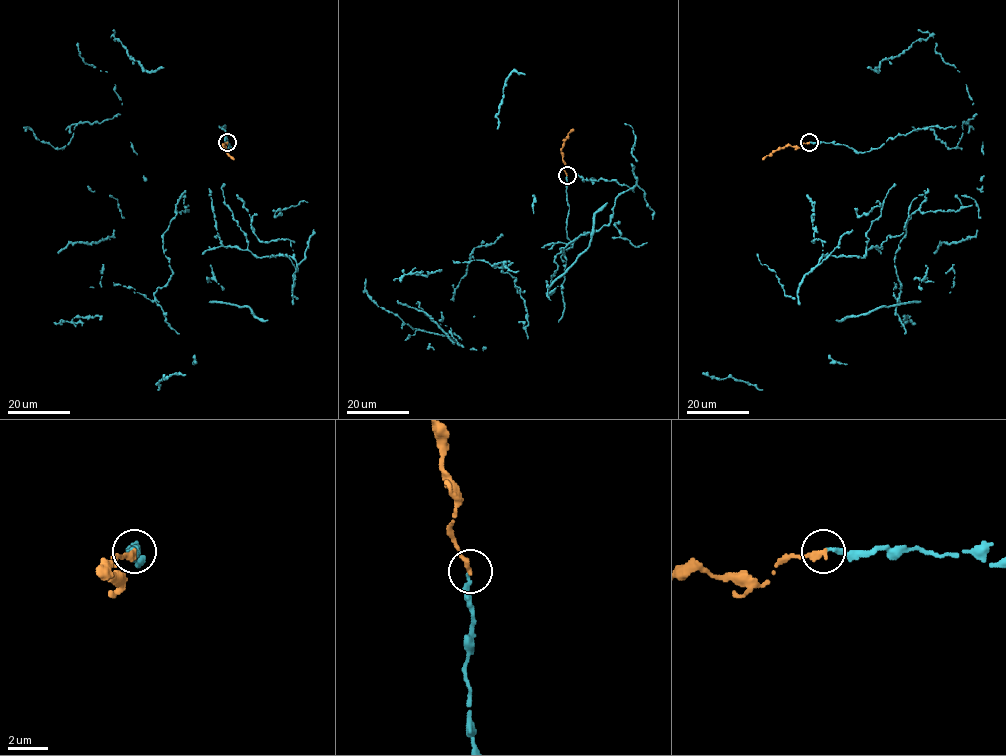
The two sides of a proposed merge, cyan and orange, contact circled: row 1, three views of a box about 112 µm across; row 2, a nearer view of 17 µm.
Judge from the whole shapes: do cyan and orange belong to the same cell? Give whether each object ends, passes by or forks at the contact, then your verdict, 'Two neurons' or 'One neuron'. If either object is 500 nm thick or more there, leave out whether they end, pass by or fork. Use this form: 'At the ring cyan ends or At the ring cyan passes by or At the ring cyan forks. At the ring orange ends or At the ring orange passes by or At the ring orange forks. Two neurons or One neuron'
At the ring cyan ends. At the ring orange ends. One neuron

